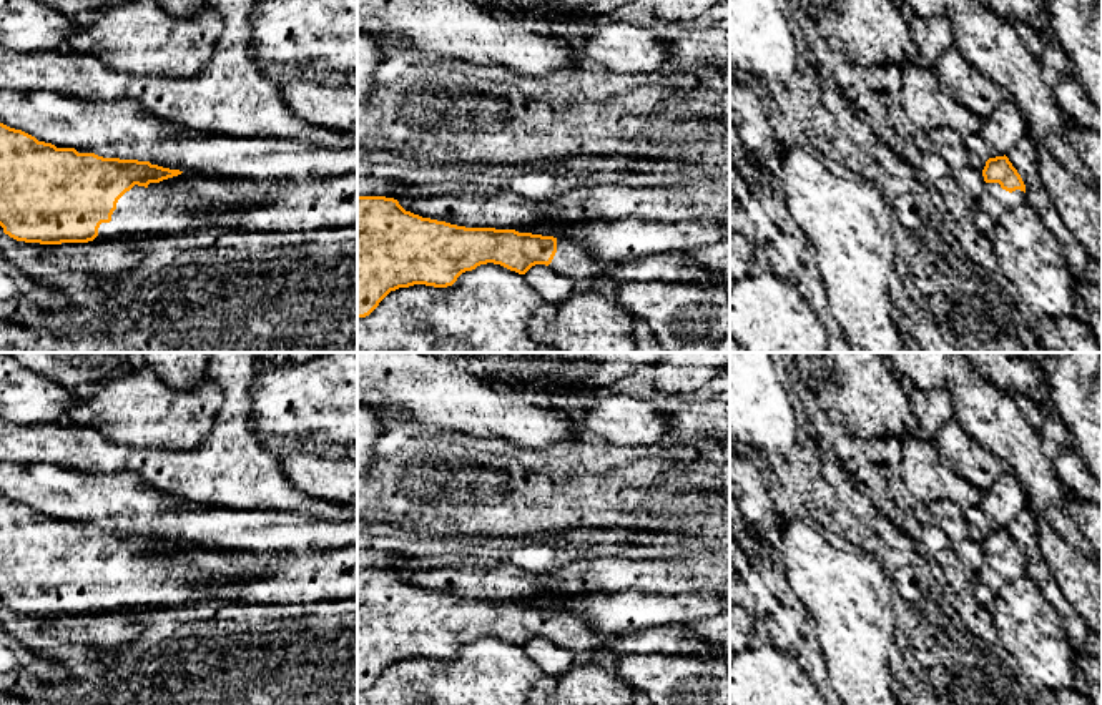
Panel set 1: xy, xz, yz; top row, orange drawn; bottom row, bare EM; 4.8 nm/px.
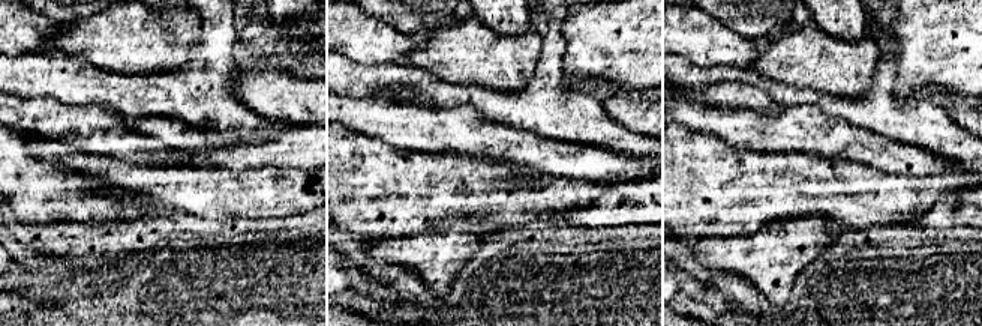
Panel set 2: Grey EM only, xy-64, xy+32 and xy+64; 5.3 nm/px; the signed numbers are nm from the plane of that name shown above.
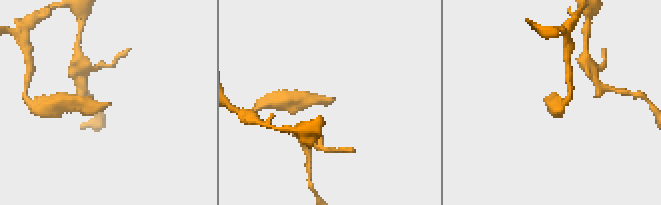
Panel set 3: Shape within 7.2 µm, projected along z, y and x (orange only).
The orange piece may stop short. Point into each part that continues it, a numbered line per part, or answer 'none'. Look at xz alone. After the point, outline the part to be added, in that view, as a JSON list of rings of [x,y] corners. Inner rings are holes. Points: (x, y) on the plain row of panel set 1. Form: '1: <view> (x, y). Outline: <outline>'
1: xz (570, 632). Outline: [[[557,610],[557,625],[549,637],[560,648],[577,652],[668,653],[696,655],[723,662],[730,670],[730,652],[711,647],[700,637],[691,637],[683,624],[648,627],[618,637],[603,637],[587,627],[587,619],[578,614]]]

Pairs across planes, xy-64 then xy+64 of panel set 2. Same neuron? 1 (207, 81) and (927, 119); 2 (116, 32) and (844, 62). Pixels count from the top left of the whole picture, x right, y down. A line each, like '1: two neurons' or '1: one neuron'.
1: one neuron
2: one neuron

